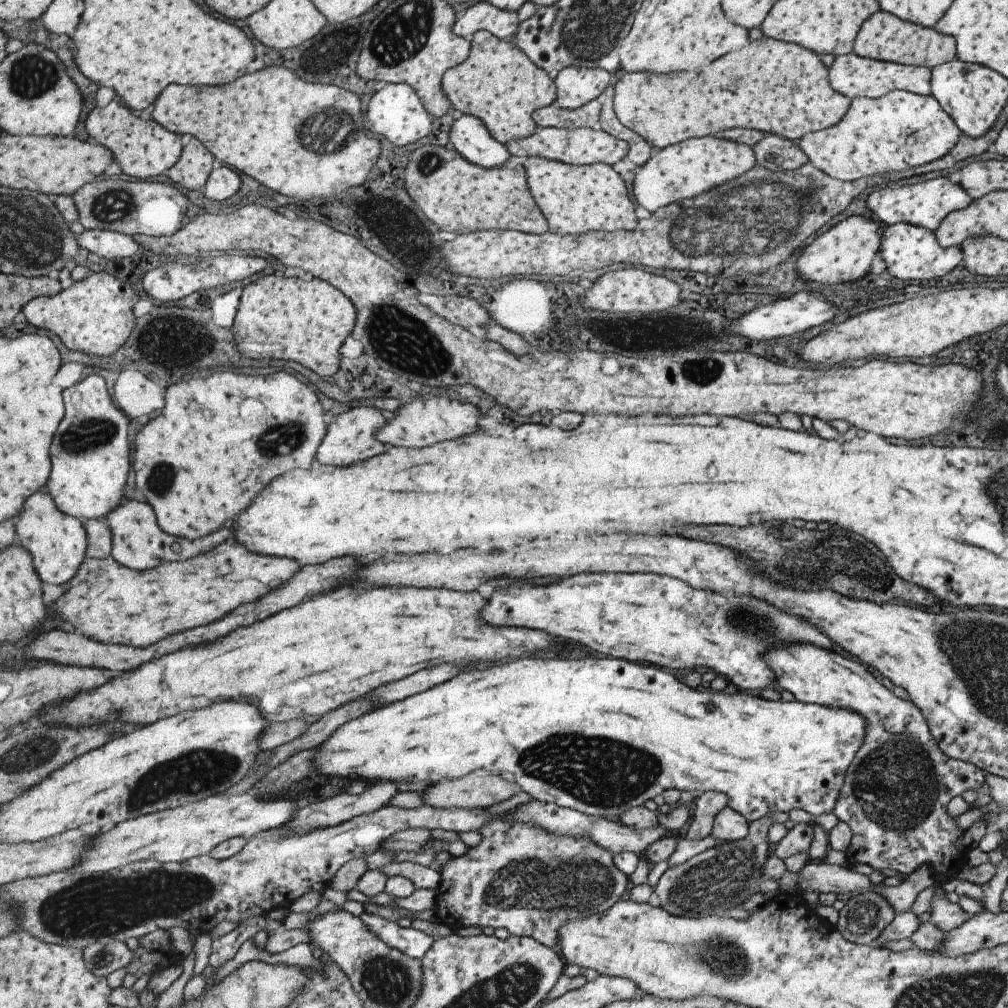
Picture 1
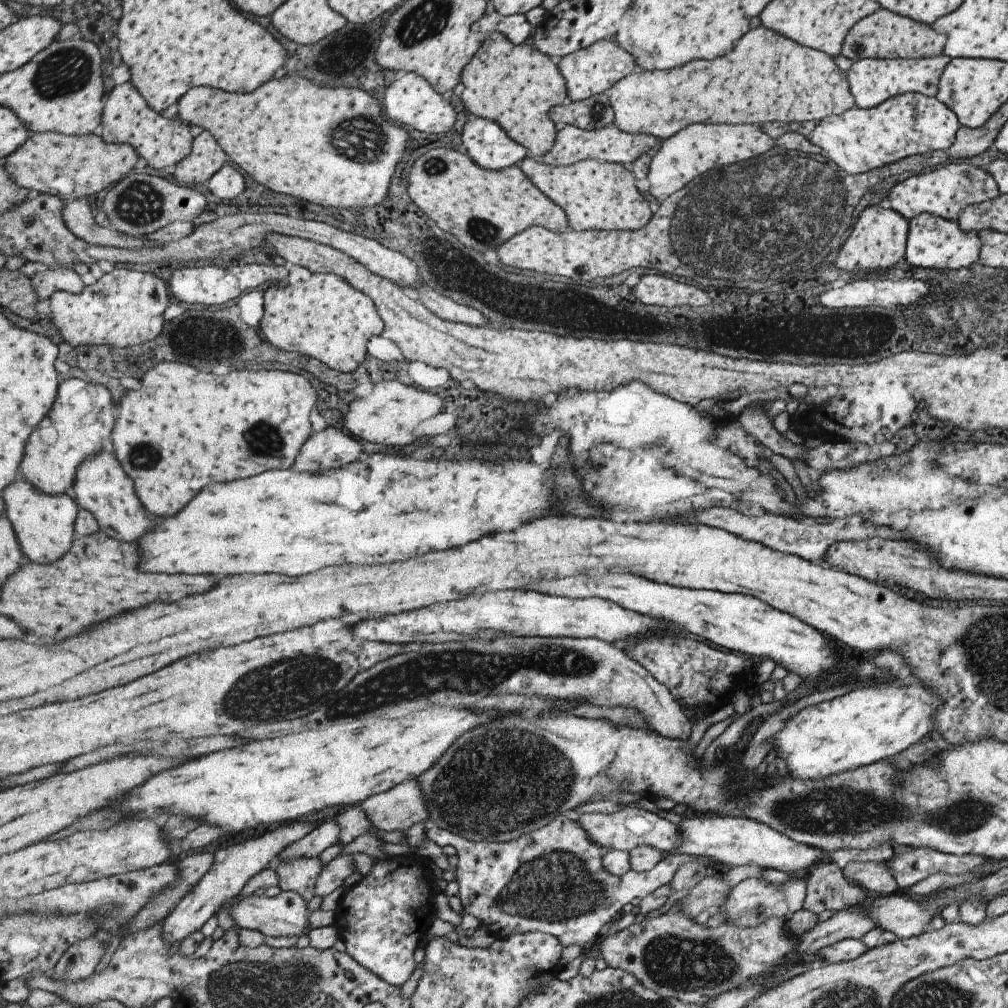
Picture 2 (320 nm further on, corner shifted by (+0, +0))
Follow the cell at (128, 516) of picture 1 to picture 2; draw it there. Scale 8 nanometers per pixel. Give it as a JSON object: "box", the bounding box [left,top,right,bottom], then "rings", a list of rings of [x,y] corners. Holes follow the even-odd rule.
{"box":[72,450,155,543],"rings":[[[102,450],[100,453],[88,456],[81,464],[76,474],[76,483],[72,486],[76,500],[84,509],[92,511],[99,521],[101,531],[123,542],[137,543],[145,533],[155,528],[155,522],[147,518],[147,512],[137,496],[137,488],[133,480],[119,460],[115,451]]]}

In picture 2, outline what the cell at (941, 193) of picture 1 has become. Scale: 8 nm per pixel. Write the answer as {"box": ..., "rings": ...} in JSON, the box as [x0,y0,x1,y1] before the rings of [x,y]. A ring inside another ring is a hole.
{"box":[888,161,999,221],"rings":[[[951,161],[933,170],[931,172],[917,173],[916,175],[909,176],[902,182],[893,185],[888,192],[889,206],[894,211],[897,211],[901,216],[907,220],[915,218],[919,213],[927,213],[941,217],[942,219],[949,219],[955,221],[959,216],[959,213],[966,206],[974,205],[983,201],[991,200],[999,195],[998,186],[990,176],[989,171],[979,169],[967,162],[963,161]]]}

